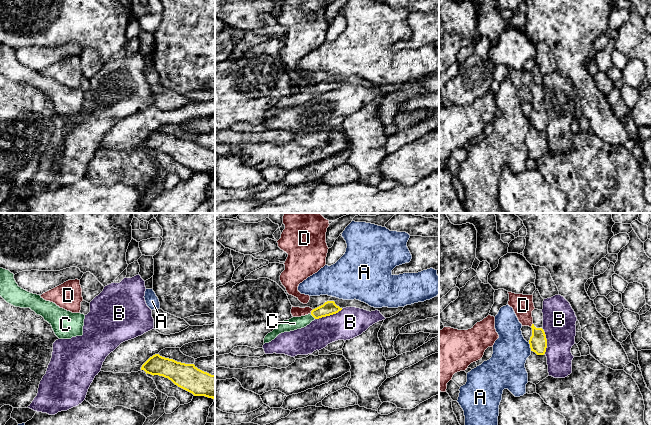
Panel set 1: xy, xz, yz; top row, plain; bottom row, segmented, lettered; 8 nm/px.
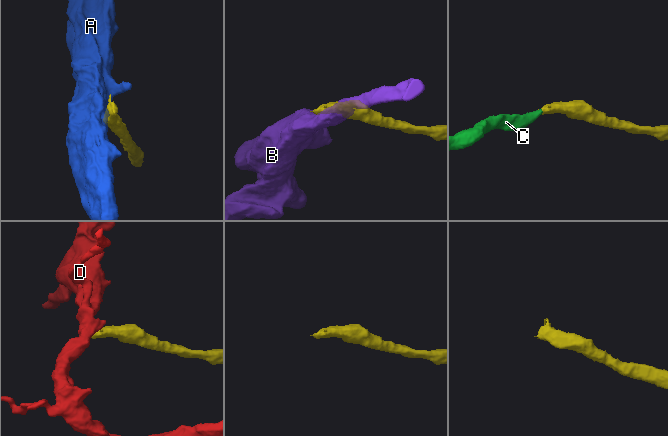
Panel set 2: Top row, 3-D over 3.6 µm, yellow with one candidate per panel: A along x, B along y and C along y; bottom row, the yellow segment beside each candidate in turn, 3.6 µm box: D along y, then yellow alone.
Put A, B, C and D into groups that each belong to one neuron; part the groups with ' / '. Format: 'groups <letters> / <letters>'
groups A / B / C / D

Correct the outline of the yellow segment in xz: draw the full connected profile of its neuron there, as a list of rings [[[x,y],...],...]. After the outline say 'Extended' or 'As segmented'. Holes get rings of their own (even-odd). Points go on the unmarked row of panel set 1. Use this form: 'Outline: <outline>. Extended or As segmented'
Outline: [[[327,77],[323,81],[313,85],[308,91],[293,93],[289,96],[284,96],[281,98],[272,108],[265,112],[264,120],[271,118],[281,109],[304,104],[315,95],[336,90],[341,86],[342,84],[337,82],[334,77]]]. Extended

